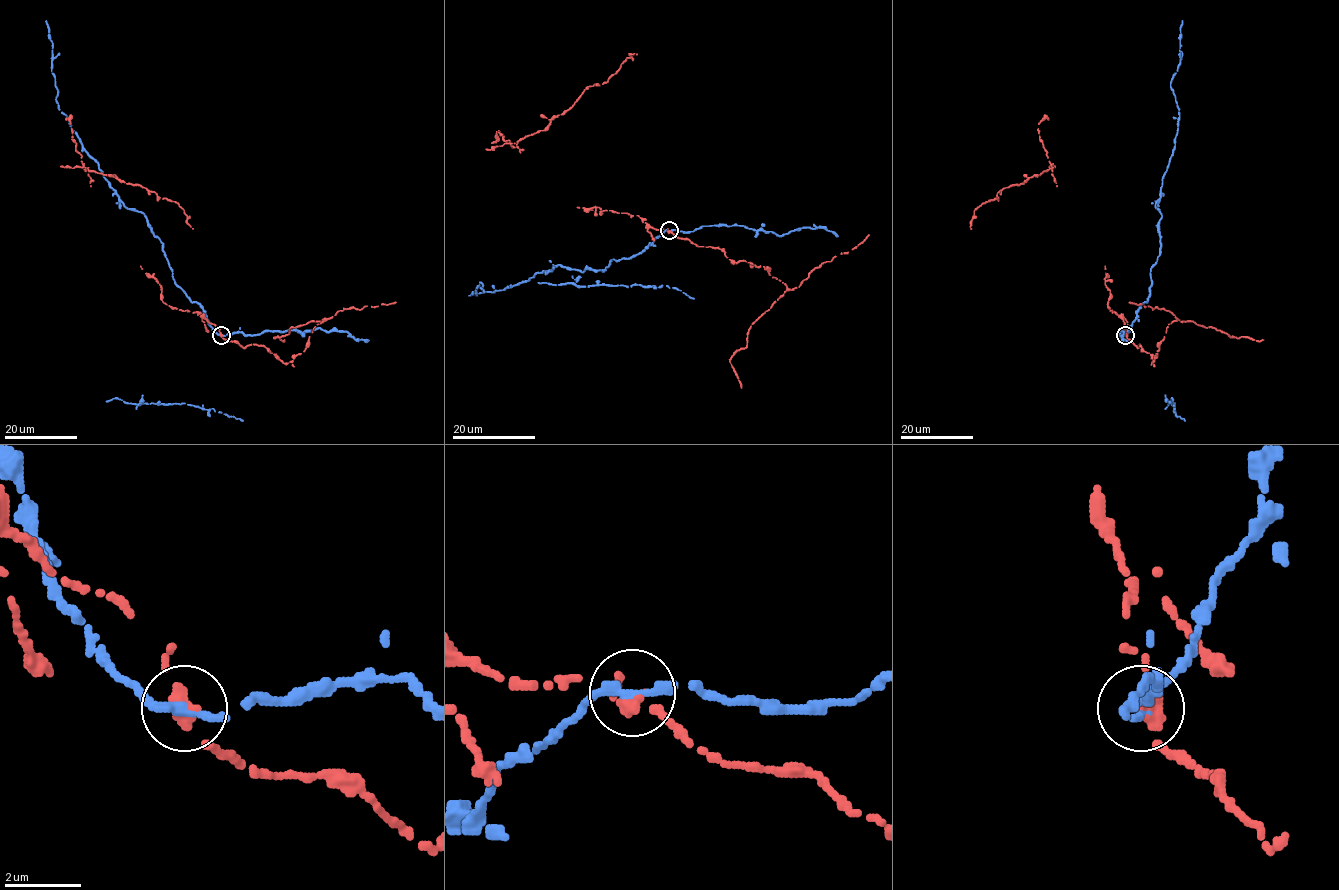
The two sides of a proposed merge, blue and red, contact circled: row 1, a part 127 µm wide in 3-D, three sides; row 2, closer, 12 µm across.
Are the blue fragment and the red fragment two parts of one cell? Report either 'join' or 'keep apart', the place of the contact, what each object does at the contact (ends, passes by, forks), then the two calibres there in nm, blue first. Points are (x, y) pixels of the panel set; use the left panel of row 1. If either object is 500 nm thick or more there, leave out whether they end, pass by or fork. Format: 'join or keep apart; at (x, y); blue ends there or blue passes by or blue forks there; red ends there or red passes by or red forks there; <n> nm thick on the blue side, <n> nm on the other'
keep apart; at (221, 335); blue ends there; red passes by; 360 nm thick on the blue side, 320 nm on the other

